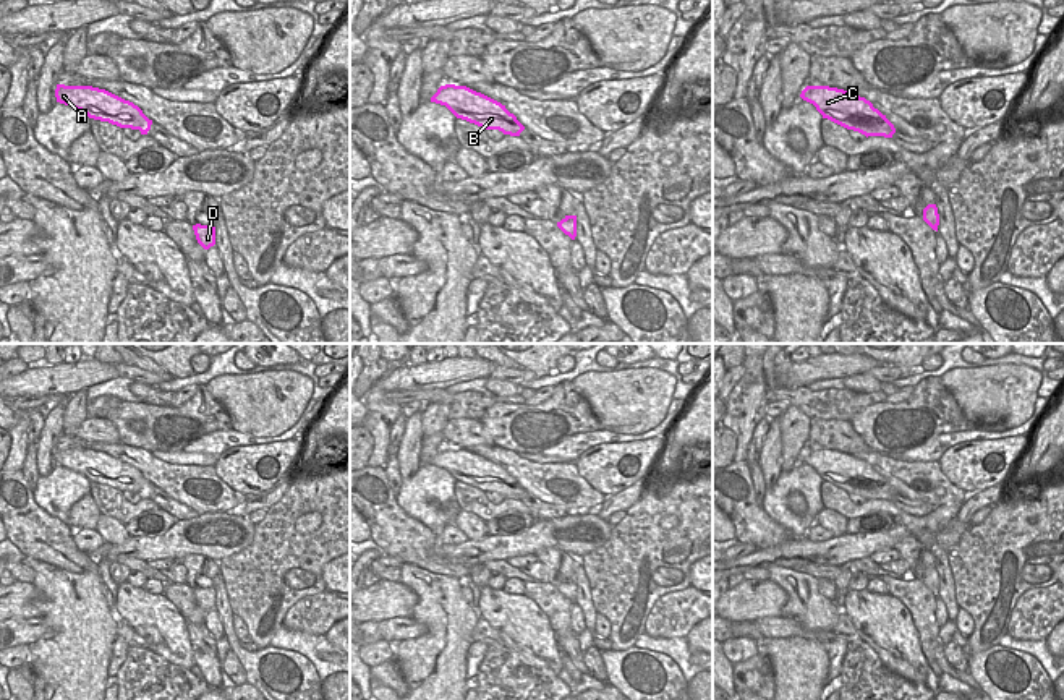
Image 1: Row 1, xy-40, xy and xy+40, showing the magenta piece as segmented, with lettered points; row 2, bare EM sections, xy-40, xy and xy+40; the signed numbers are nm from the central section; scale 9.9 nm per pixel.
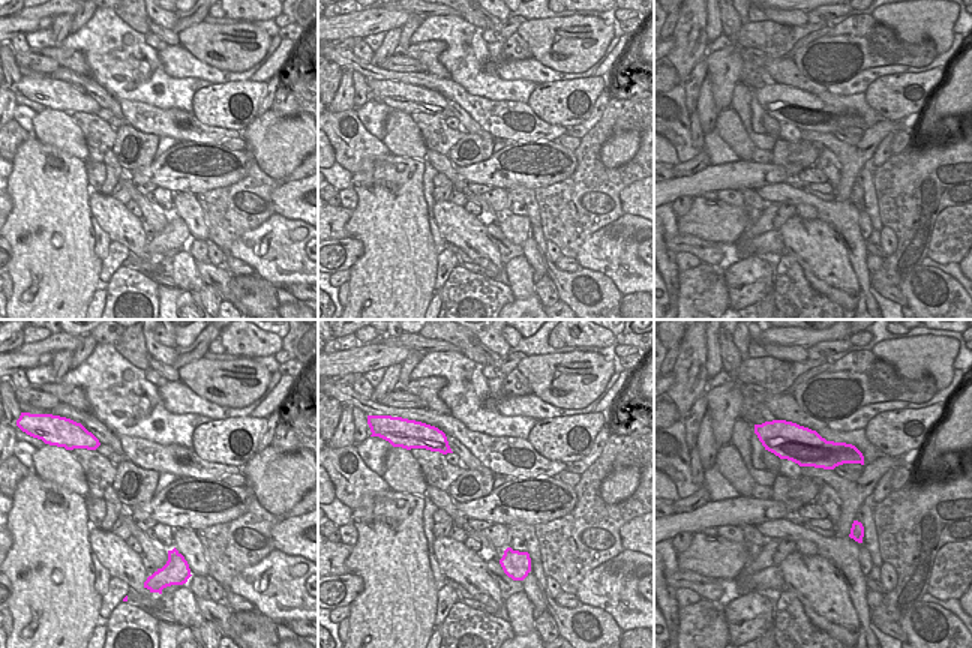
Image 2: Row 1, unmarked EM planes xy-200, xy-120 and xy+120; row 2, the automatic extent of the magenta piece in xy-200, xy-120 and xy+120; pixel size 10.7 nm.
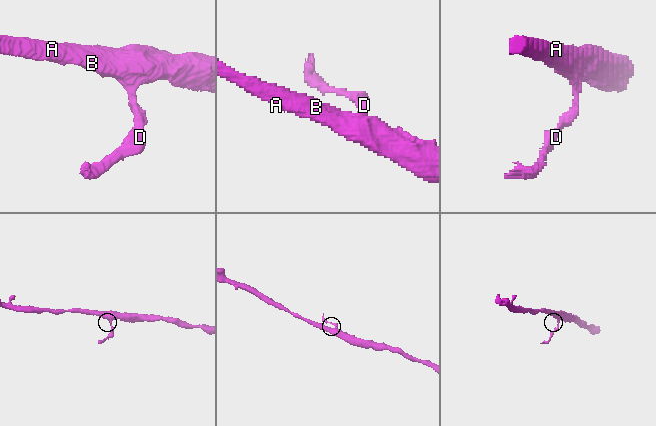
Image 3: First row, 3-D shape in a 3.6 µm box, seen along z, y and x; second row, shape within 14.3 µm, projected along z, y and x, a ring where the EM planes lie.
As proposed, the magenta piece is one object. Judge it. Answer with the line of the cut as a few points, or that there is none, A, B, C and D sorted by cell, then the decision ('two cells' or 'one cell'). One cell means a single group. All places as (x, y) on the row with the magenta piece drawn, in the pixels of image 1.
cut xy (562, 219), (575, 222); groups A B C / D; two cells

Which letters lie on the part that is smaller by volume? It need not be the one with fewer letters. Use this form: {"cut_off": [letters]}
{"cut_off": ["D"]}

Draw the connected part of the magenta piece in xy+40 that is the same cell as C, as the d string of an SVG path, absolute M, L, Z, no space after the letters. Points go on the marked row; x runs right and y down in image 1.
M807 86L800 97L816 107L816 110L847 130L868 136L892 138L894 125L873 107L865 97L850 91L829 86Z

